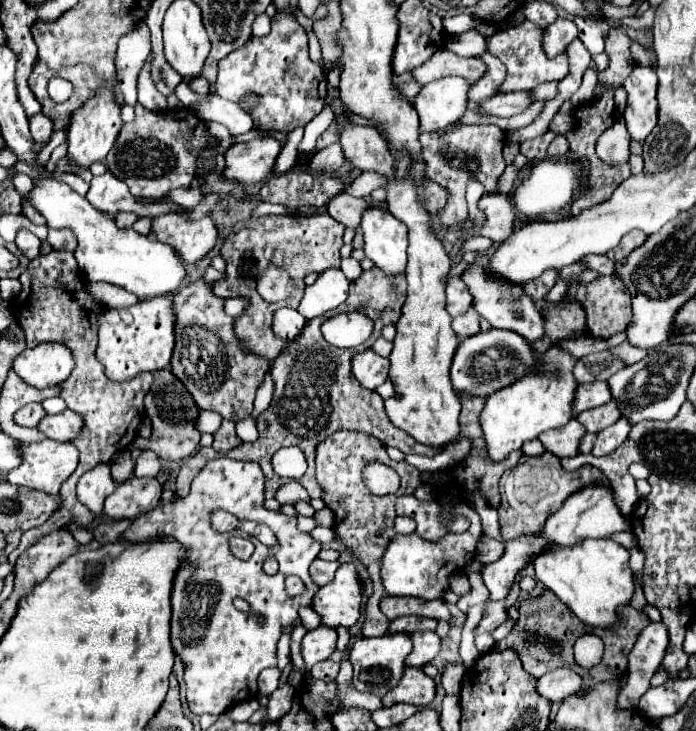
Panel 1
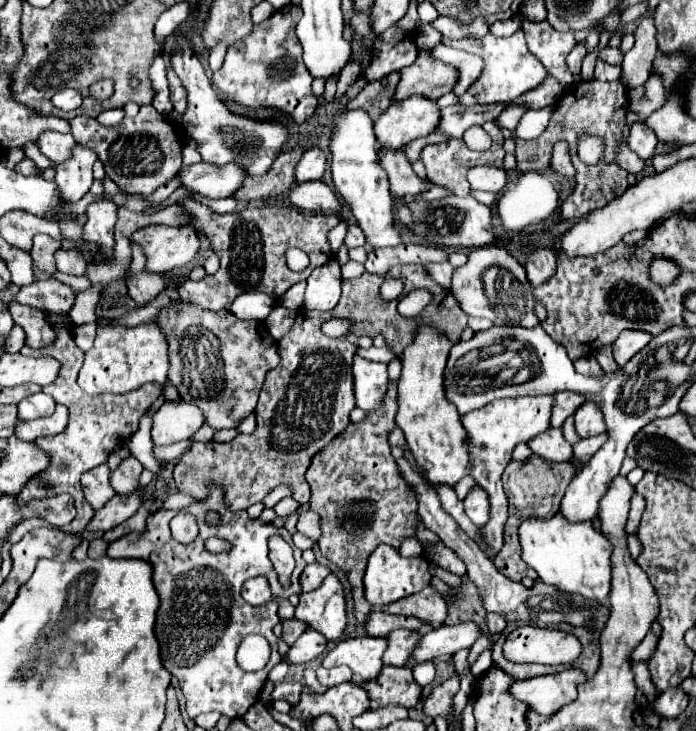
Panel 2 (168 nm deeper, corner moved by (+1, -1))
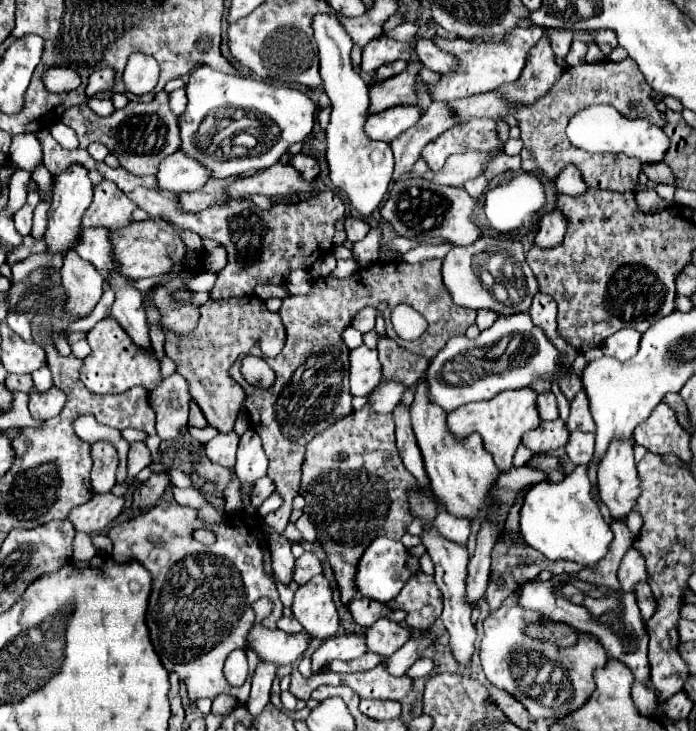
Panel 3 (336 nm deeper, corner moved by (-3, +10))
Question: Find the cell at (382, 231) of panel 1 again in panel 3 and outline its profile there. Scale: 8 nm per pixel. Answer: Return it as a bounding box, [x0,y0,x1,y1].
[312,14,394,216]

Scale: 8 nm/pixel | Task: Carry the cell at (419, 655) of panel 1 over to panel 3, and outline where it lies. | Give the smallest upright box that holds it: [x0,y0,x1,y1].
[366,620,412,658]

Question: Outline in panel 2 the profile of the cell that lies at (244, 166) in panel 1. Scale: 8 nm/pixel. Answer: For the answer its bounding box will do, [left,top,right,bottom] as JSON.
[176,163,246,199]

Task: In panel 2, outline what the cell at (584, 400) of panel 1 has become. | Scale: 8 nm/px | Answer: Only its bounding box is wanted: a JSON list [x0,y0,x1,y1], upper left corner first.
[550,391,584,427]

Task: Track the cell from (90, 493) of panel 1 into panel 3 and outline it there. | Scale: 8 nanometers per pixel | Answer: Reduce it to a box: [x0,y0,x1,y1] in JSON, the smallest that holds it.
[90,442,118,492]

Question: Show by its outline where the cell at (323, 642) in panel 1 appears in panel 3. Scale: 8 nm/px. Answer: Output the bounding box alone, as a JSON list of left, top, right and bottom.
[248,624,312,666]

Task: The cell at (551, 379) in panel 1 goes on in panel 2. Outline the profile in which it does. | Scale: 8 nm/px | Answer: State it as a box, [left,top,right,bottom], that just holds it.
[462,395,552,553]

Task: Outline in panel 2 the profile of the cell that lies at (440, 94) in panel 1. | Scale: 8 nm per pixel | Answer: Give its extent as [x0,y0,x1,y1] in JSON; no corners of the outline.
[374,97,440,149]

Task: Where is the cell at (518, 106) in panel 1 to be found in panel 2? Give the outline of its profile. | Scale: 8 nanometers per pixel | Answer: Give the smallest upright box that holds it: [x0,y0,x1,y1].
[436,103,504,139]

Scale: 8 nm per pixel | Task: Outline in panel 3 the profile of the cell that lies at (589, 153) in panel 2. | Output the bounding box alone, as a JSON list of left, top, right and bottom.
[566,106,668,162]

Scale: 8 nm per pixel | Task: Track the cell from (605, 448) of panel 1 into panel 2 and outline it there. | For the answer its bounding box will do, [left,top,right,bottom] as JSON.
[574,433,608,463]

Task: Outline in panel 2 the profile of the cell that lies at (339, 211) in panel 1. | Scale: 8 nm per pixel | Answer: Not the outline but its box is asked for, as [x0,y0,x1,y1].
[288,181,340,213]

